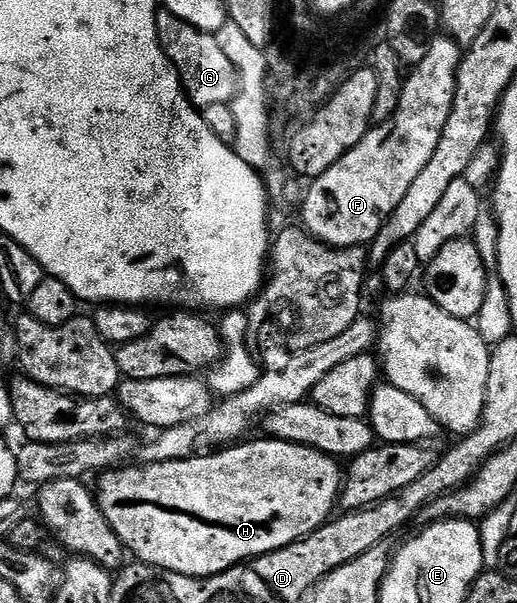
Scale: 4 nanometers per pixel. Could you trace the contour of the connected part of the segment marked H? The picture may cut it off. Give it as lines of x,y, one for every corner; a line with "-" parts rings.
262,439
263,441
244,440
242,443
232,444
230,447
220,448
218,451
211,451
208,457
192,455
183,458
182,461
162,461
161,463
135,463
132,469
127,467
116,467
104,472
98,478
99,489
97,488
97,504
99,510
109,519
109,527
113,527
116,535
123,540
124,550
128,554
136,553
138,560
144,565
152,565
165,571
173,571
190,577
212,577
218,573
225,572
235,565
242,565
252,559
272,553
278,549
284,549
286,545
292,545
303,537
308,537
313,531
327,524
336,512
341,501
341,490
343,488
344,470
336,458
327,456
326,453
309,448
308,445
298,445
288,441
276,441
274,439

